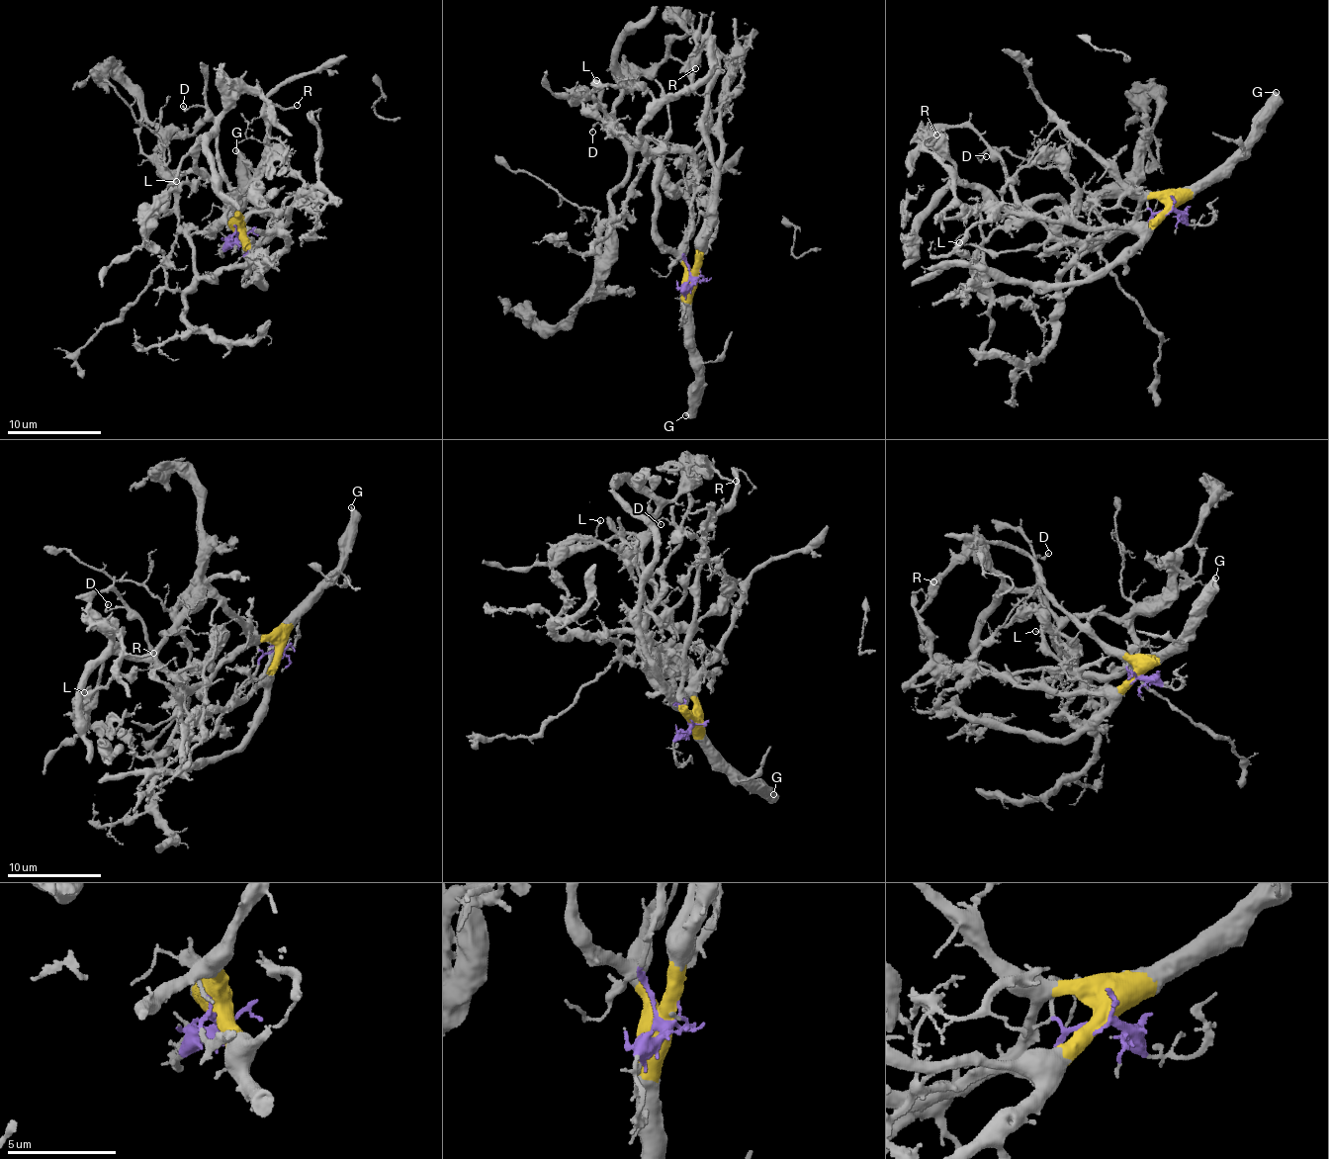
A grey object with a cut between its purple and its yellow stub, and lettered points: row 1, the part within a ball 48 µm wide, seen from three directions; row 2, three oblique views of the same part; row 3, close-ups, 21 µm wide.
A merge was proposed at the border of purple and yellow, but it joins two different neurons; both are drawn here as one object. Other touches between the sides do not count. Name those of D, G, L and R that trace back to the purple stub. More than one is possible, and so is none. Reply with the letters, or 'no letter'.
L, R

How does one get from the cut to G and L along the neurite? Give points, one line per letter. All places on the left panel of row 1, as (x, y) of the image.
G: (240, 235), (233, 207), (244, 189), (243, 167), (240, 152), (235, 149)
L: (240, 235), (233, 242), (246, 241), (250, 260), (242, 266), (170, 289), (166, 259), (147, 238), (175, 182)

